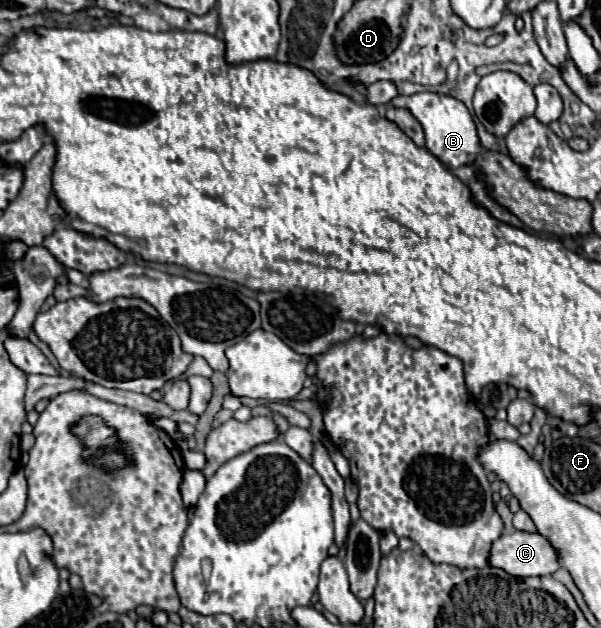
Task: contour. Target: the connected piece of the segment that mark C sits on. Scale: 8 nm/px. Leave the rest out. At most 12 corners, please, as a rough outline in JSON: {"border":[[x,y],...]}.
{"border":[[503,533],[491,565],[515,577],[553,575],[559,553],[541,533]]}

